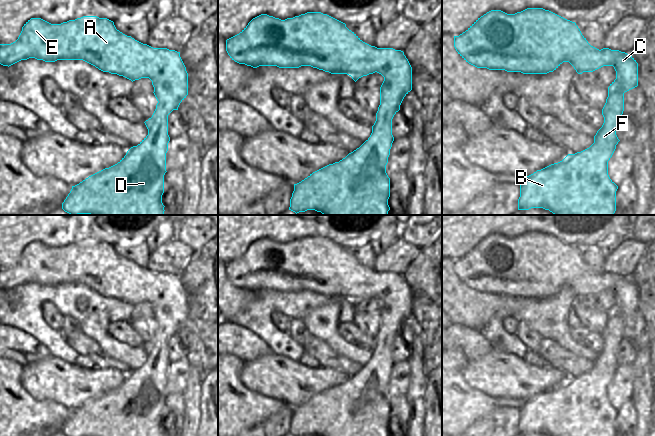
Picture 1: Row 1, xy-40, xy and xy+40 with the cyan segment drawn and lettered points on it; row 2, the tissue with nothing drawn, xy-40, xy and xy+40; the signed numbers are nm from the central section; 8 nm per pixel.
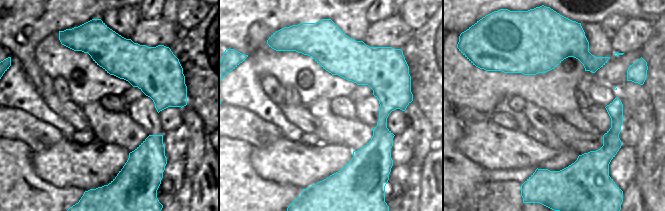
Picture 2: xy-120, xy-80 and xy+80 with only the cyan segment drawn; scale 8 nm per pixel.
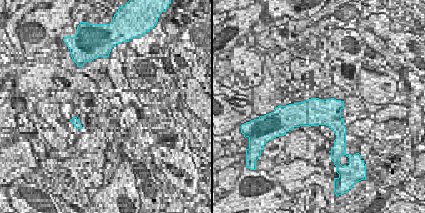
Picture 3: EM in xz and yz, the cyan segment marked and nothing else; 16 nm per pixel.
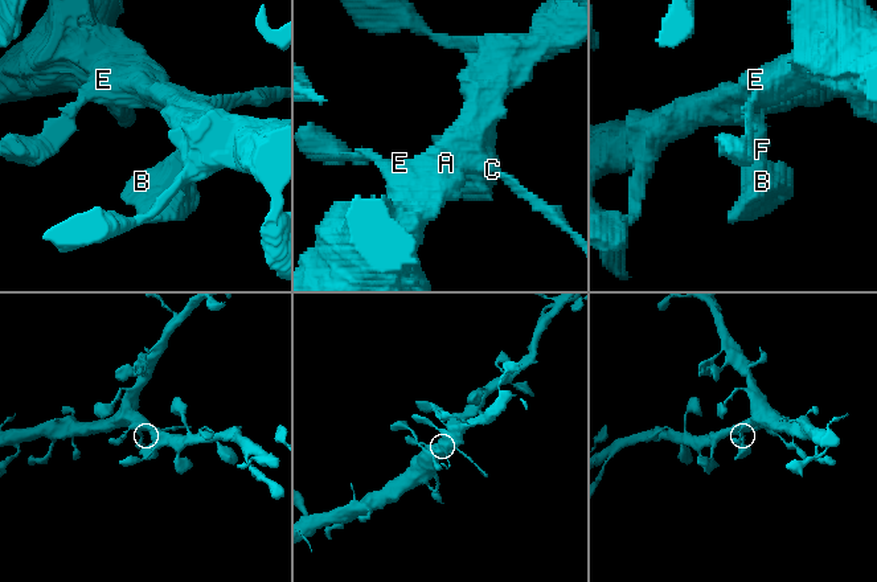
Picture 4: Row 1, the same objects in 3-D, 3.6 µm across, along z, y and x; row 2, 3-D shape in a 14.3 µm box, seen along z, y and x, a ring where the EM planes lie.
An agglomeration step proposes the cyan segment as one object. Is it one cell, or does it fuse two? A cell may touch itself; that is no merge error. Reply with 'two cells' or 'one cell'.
one cell

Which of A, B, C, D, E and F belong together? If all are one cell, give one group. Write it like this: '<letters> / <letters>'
A B C D E F

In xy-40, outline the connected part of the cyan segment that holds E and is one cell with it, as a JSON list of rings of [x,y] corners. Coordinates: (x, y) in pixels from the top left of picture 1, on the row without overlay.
[[[83,240],[61,248],[31,242],[15,266],[0,268],[0,288],[3,290],[9,291],[29,282],[45,286],[83,284],[103,296],[123,300],[132,306],[141,302],[152,305],[158,327],[152,341],[144,346],[148,359],[137,370],[131,371],[117,388],[72,410],[62,433],[65,436],[164,436],[162,419],[170,365],[168,339],[178,334],[188,319],[188,297],[180,276],[143,268],[117,254],[114,246],[107,242]]]

